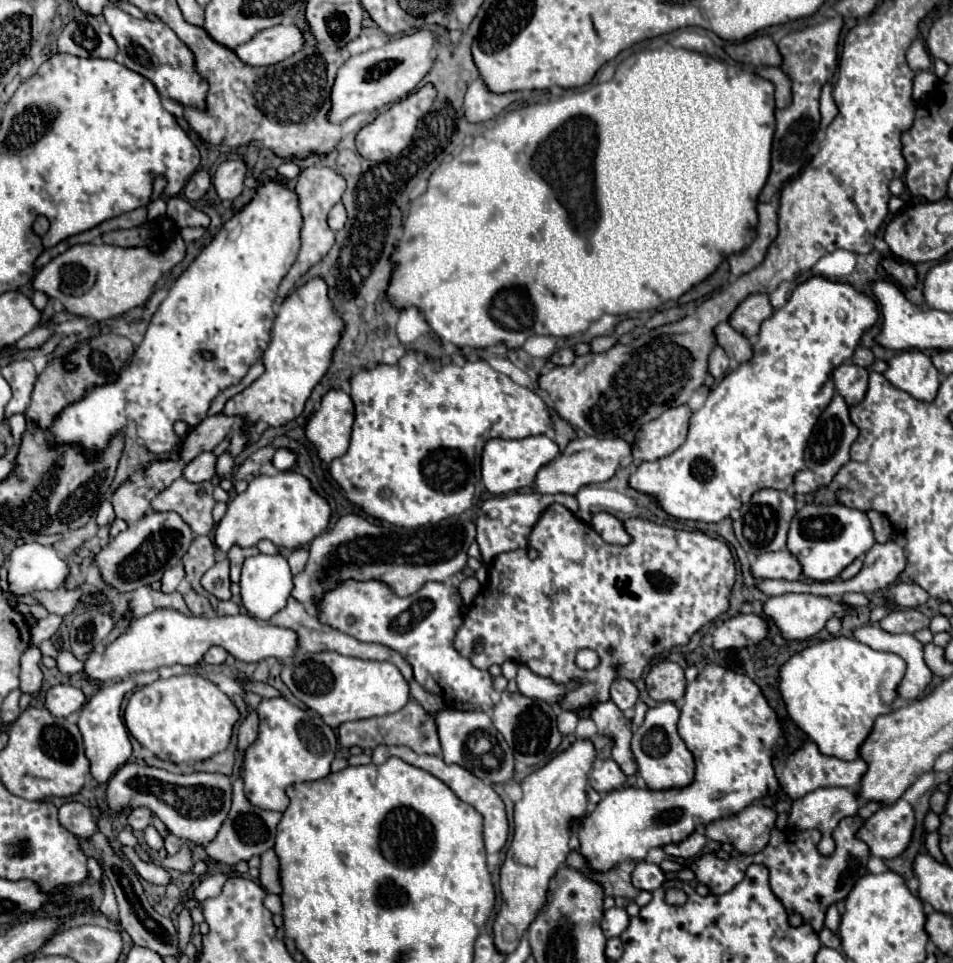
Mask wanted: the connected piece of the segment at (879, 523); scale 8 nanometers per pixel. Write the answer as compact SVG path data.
M867 510L867 516L869 516L871 524L873 524L875 540L877 542L887 542L889 536L891 536L891 524L889 524L889 520L883 514L875 512L875 510Z

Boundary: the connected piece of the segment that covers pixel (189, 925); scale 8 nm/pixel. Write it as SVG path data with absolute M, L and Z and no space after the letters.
M183 908L179 912L179 942L183 946L187 946L189 938L191 938L191 932L193 932L193 920L191 920L191 910L189 908Z

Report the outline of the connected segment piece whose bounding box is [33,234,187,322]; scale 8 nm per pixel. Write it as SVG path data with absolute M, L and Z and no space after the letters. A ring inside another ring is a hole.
M179 234L161 254L153 254L147 248L79 244L71 246L63 254L55 256L47 266L43 266L33 280L33 286L35 290L43 290L51 298L59 298L67 312L101 322L107 318L121 316L135 306L145 306L153 292L153 286L165 272L169 272L185 258L185 250L187 246Z

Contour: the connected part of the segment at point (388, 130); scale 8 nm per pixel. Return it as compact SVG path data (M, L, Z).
M427 84L419 92L407 96L405 100L395 102L389 110L379 114L375 122L361 128L361 132L357 134L359 154L363 158L367 158L367 160L373 160L373 162L375 160L387 160L387 156L397 156L411 142L411 136L413 136L413 132L417 128L417 122L427 114L427 108L431 108L433 100L435 100L435 88L431 88L431 84Z

